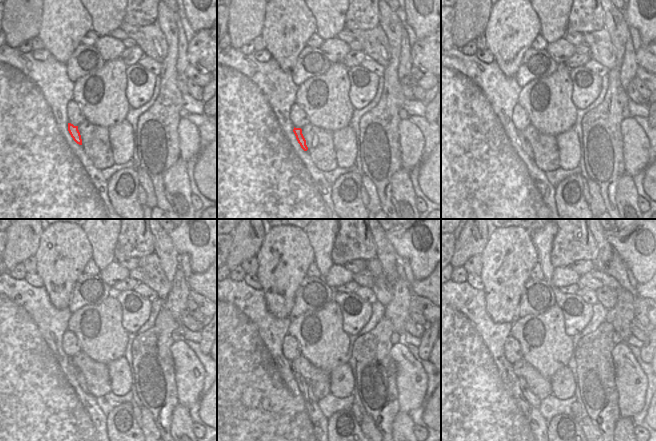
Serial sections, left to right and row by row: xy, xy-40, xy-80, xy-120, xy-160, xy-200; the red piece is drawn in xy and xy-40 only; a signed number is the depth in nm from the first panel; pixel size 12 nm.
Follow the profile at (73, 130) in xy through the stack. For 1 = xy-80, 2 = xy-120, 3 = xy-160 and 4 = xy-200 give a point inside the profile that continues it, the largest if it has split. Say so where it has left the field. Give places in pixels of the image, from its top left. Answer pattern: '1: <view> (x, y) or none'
1: xy-80 (525, 145)
2: xy-120 (80, 378)
3: xy-160 (306, 391)
4: xy-200 (533, 400)

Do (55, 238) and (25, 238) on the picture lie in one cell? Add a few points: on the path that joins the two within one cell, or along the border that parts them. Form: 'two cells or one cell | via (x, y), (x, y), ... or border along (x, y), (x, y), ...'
two cells | border along (43, 230), (40, 236), (40, 244), (33, 255)

